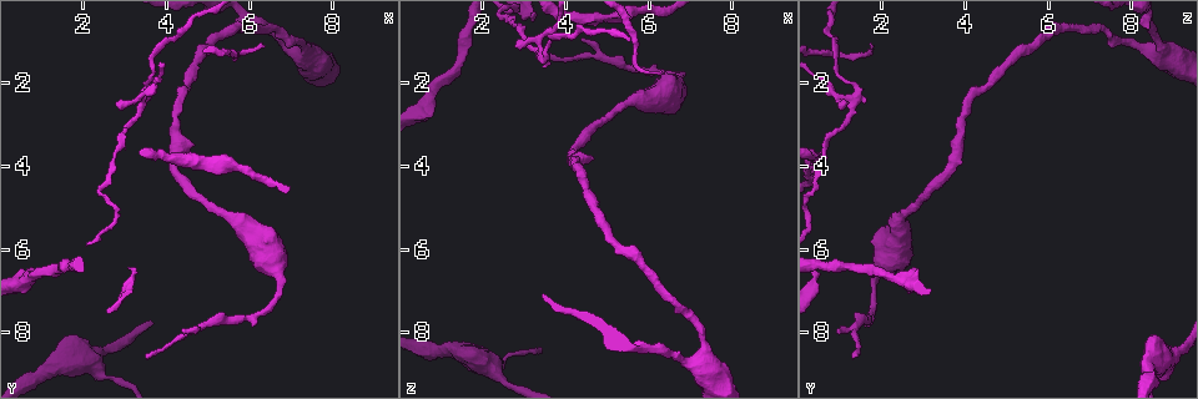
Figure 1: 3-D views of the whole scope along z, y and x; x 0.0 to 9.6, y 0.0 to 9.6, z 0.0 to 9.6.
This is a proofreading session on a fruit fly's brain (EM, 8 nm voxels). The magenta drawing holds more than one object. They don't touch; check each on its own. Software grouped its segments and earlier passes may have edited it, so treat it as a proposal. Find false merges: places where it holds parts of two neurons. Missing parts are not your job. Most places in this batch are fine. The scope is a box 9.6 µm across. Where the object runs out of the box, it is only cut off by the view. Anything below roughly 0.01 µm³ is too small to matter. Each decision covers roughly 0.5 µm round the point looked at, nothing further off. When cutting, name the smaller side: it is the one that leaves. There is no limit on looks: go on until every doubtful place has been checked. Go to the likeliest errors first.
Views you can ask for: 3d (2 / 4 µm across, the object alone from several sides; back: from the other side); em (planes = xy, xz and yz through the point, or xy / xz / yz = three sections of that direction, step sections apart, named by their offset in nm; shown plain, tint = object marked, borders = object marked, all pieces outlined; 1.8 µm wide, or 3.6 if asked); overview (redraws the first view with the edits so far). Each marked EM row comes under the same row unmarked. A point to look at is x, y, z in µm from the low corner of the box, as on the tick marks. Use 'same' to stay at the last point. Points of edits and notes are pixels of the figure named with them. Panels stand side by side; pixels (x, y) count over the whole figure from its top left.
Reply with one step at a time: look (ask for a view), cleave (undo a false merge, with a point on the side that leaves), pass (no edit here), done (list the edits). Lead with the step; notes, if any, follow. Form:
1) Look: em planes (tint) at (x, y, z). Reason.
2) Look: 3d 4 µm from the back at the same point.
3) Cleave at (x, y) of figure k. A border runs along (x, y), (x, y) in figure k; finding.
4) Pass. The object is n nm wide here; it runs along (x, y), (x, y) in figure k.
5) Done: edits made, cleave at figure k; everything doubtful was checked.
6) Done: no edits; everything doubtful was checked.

Look: em 3.6 µm xz step 4 (borders) at (3.45, 2.40, 1.30). Arms part here.

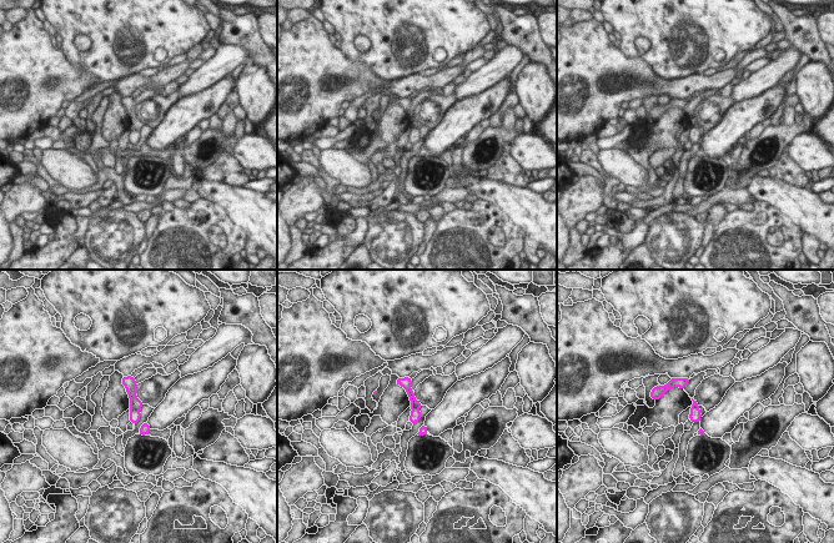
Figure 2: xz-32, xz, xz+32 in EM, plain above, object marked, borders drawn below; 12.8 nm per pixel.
Look: em 3.6 µm planes (borders) at the same point. Cut it another way.

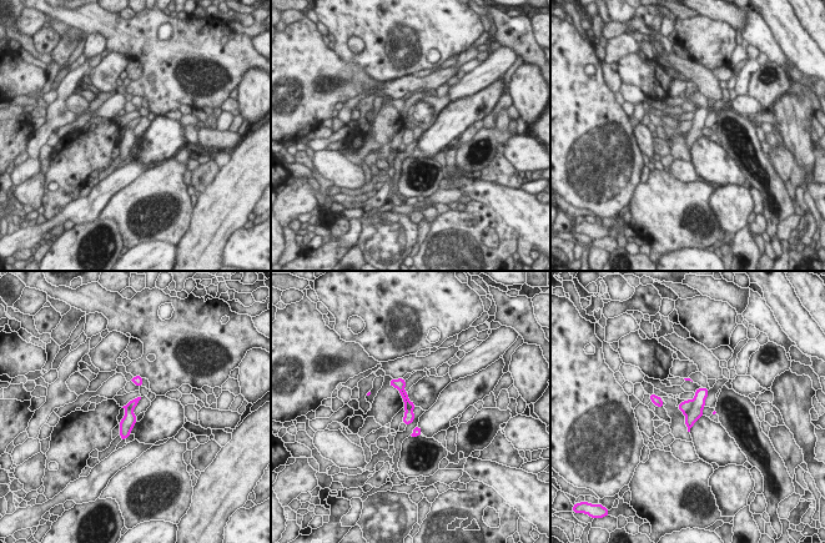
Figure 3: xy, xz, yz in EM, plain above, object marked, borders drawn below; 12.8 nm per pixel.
Cleave at (685, 406) of figure 3. Two neurons meet here.

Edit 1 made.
Look: 3d 4 µm at (4.70, 7.95, 1.40). Sudden change in width.

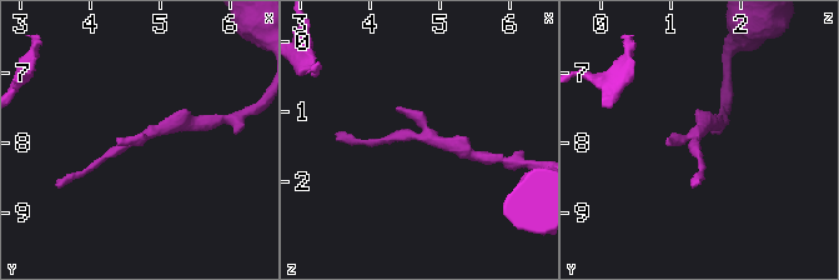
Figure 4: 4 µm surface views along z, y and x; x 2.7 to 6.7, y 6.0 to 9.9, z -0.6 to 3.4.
Look: em xz step 16 (tint) at (4.70, 7.95, 1.35). Need the tissue.

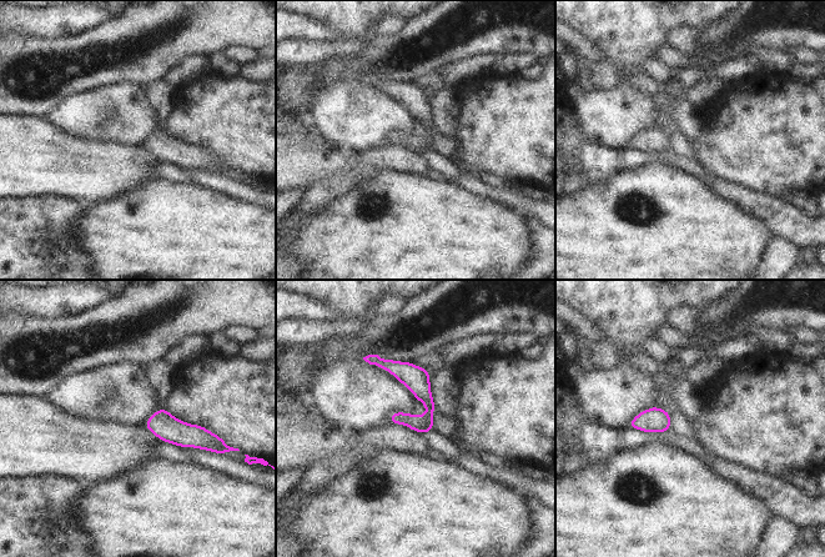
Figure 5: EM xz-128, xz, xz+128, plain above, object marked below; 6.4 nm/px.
Look: em planes (tint) at the same point.

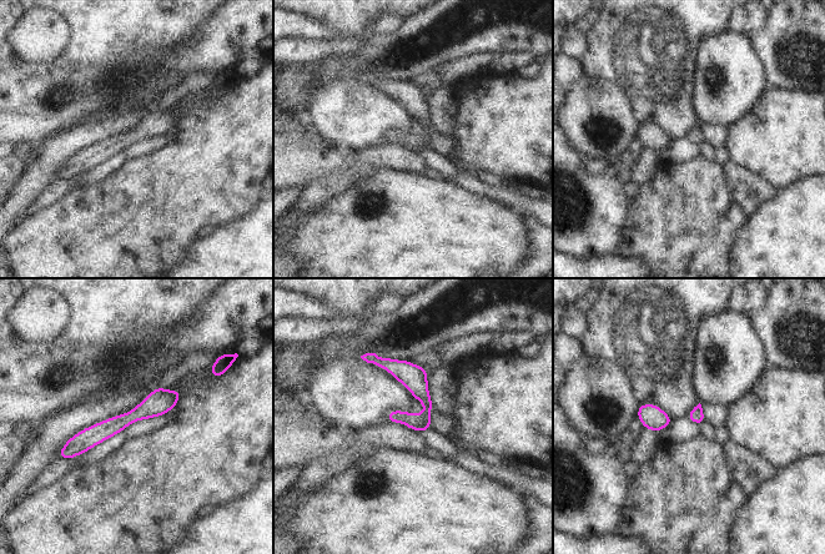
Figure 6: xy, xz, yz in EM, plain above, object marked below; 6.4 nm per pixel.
Pass. The object is 90 nm wide here; it runs along (176, 393), (86, 438), (69, 454) in figure 6; continuous, no second neuron.

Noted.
Look: em planes (tint) at (7.20, 1.25, 8.70). Branch point.

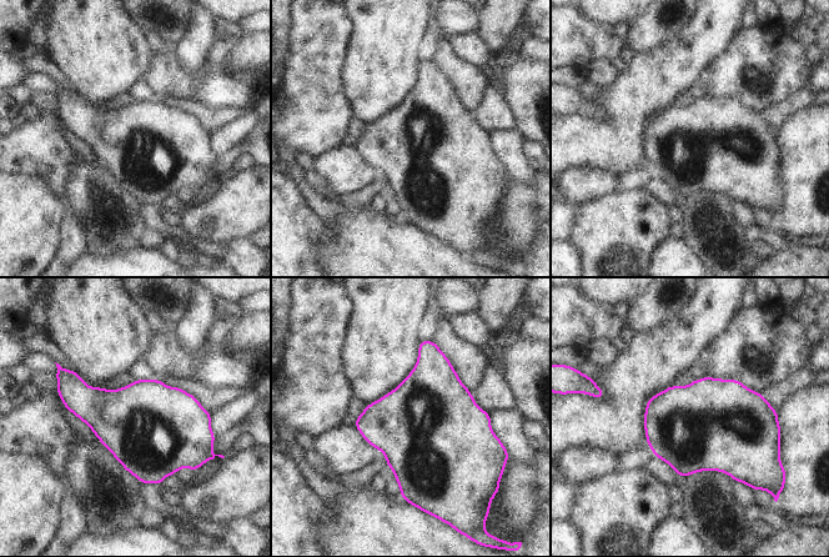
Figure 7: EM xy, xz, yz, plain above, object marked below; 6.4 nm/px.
Pass. Continuous, no second neuron.

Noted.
Done: edits made, cleave at figure 3; everything doubtful was checked.

